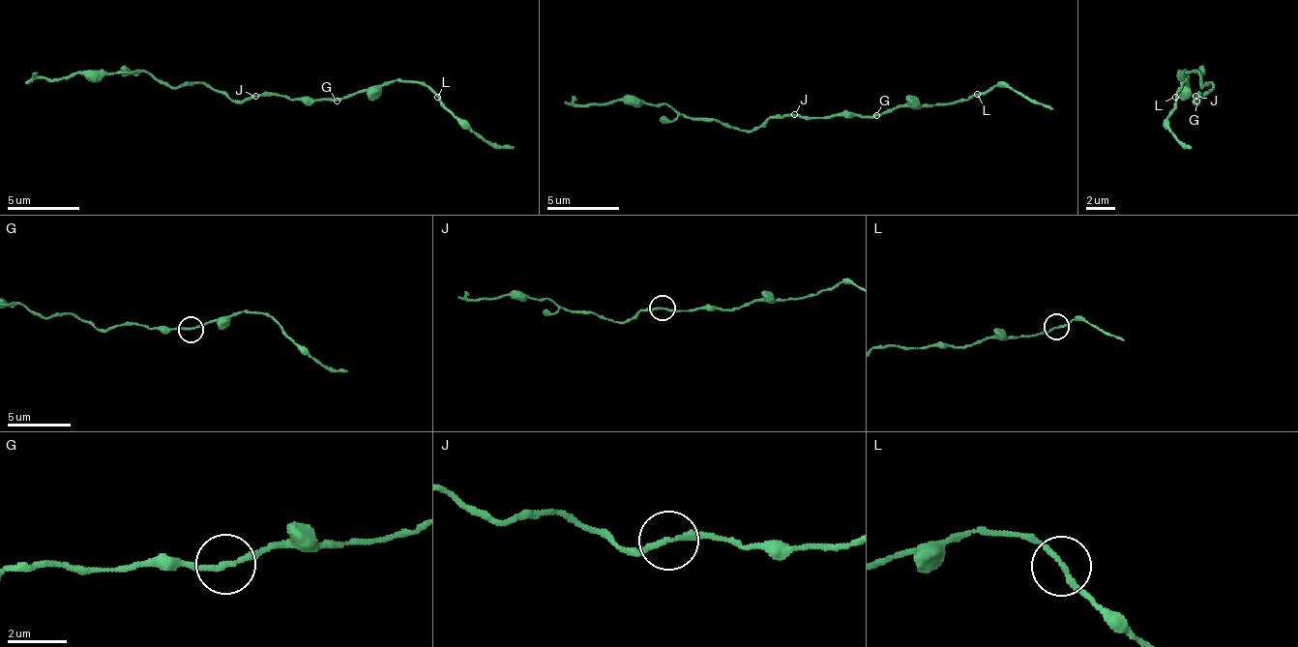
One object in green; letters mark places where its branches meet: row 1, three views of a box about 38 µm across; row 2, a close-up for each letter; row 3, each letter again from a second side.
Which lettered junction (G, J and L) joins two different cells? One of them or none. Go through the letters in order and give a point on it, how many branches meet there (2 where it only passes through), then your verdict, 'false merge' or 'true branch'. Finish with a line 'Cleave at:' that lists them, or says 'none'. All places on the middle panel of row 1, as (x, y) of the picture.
G: place (876, 115); branches 2; true branch
J: place (794, 114); branches 2; true branch
L: place (977, 94); branches 2; true branch
Cleave at: none

